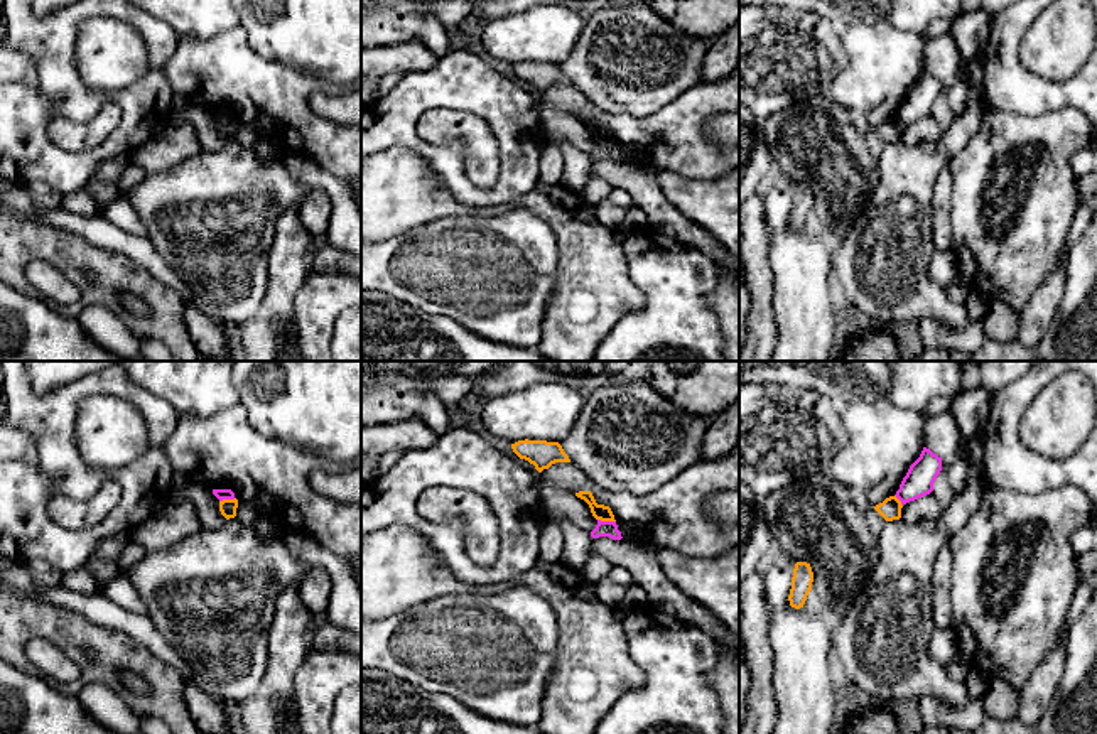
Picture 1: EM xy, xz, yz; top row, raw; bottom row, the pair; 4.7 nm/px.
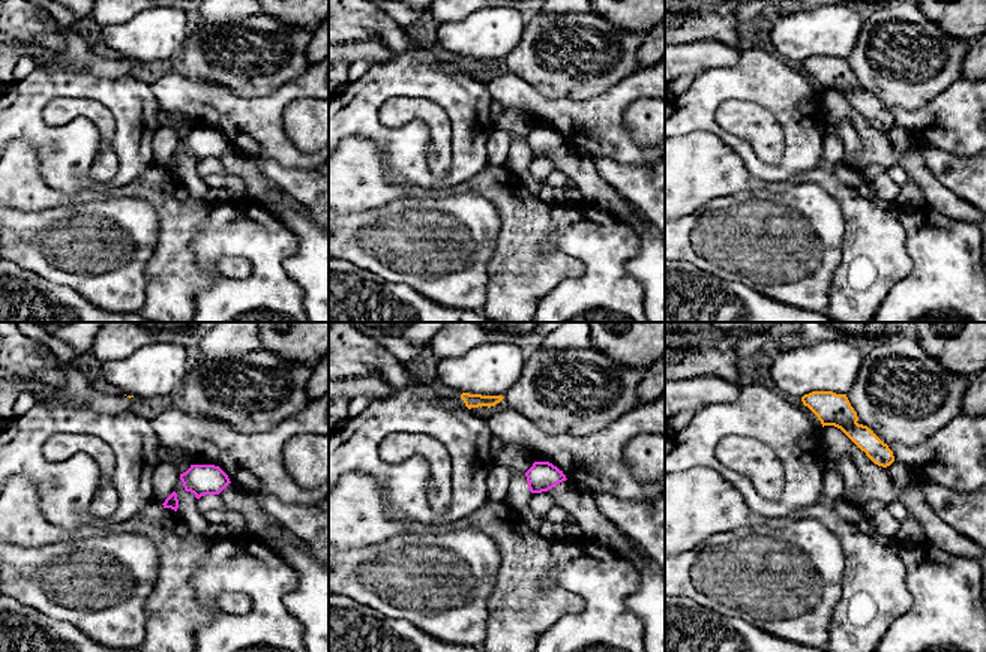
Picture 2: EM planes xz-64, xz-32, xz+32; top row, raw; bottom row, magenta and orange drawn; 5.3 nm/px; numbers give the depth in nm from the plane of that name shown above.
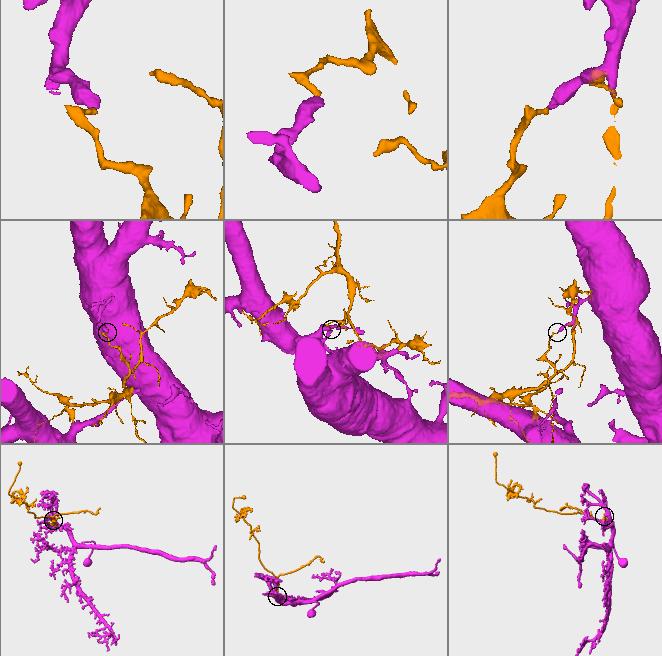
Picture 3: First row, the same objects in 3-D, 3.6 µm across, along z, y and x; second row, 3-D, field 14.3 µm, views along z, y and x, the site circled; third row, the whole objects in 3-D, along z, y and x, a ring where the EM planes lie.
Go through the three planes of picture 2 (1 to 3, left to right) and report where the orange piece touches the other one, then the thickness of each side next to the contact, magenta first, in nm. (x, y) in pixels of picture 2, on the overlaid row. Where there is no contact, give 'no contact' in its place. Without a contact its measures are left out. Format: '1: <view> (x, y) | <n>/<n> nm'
1: no contact
2: no contact
3: no contact

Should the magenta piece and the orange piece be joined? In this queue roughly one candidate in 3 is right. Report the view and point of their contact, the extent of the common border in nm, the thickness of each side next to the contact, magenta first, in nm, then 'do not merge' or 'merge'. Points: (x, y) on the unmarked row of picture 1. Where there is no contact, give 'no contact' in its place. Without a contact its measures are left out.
meets magenta in xz at (606, 144); contact 90 nm long; 80 nm thick on the magenta side, 80 nm on the other; do not merge

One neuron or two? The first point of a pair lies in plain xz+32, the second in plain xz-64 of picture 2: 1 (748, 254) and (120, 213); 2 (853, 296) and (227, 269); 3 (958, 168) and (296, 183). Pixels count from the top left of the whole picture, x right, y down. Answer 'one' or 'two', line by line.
1: one
2: one
3: one

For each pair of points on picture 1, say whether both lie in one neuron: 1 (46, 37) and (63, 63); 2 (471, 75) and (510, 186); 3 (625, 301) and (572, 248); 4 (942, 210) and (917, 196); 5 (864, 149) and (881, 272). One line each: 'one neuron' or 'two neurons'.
1: one neuron
2: one neuron
3: one neuron
4: two neurons
5: two neurons

